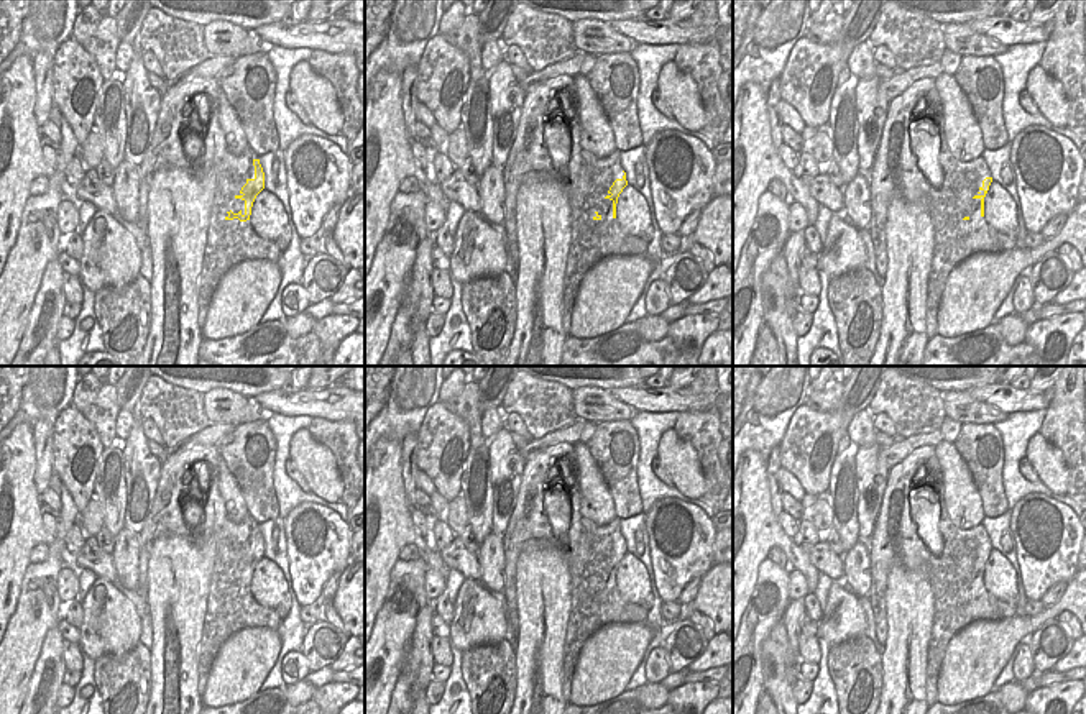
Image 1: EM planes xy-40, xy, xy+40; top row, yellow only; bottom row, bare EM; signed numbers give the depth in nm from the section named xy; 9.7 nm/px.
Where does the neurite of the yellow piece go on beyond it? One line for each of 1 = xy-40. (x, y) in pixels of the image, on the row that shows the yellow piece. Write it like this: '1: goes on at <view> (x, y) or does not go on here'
1: does not go on here

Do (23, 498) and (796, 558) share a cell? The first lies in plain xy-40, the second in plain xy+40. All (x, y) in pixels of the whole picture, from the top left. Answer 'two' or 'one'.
one

